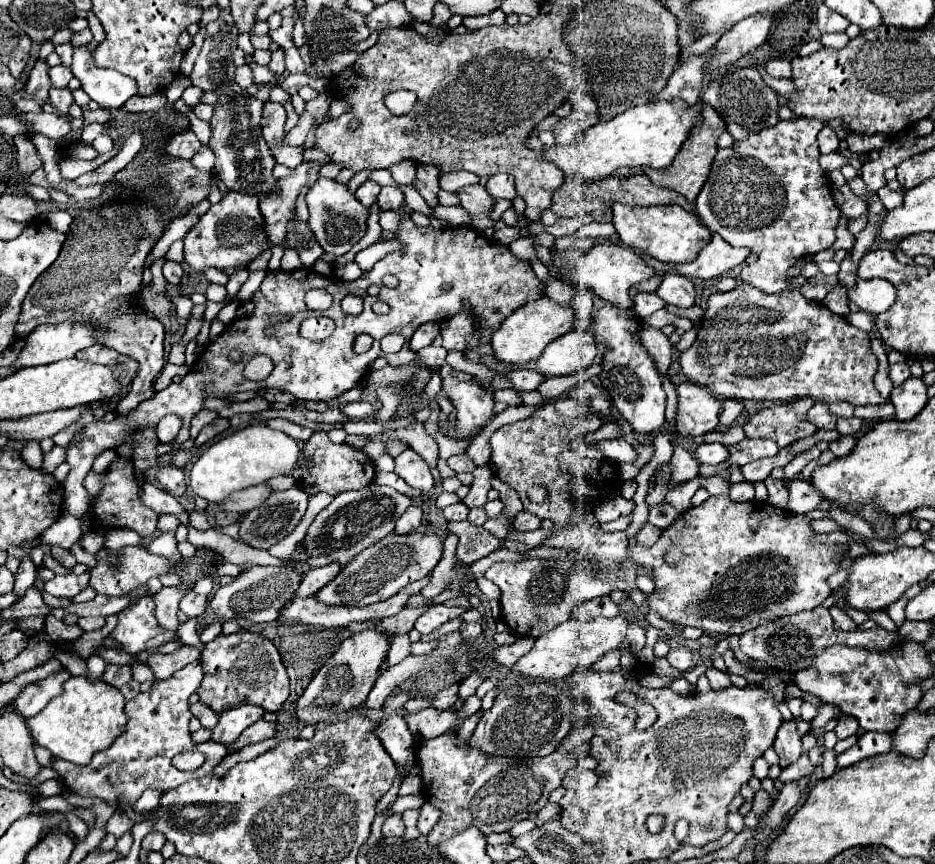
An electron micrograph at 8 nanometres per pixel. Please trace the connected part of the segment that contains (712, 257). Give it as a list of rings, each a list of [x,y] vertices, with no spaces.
[[[713,234],[711,242],[689,264],[663,264],[651,256],[643,256],[643,260],[663,274],[677,272],[687,278],[709,280],[709,278],[719,278],[723,272],[739,266],[747,256],[749,256],[747,248],[733,248],[721,236]]]

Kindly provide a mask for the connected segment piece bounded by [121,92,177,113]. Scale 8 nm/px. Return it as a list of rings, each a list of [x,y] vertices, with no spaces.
[[[161,92],[153,96],[133,96],[129,102],[125,102],[125,106],[121,106],[121,112],[157,112],[161,108],[171,108],[177,113],[174,105],[169,104]]]

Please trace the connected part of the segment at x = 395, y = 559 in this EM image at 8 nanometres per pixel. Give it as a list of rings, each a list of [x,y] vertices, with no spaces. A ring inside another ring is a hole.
[[[389,532],[381,542],[375,542],[365,552],[359,552],[347,566],[341,568],[341,574],[323,586],[313,598],[327,606],[369,606],[375,602],[389,600],[409,582],[427,576],[443,556],[443,538],[433,532],[411,532],[397,534]]]

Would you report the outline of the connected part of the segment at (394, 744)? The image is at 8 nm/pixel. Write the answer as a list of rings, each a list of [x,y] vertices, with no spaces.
[[[407,692],[389,696],[385,702],[387,718],[373,730],[403,774],[409,774],[409,770],[415,766],[415,738],[409,732],[403,716],[397,716],[397,710],[403,708],[401,702],[405,704],[407,700],[409,700]]]

